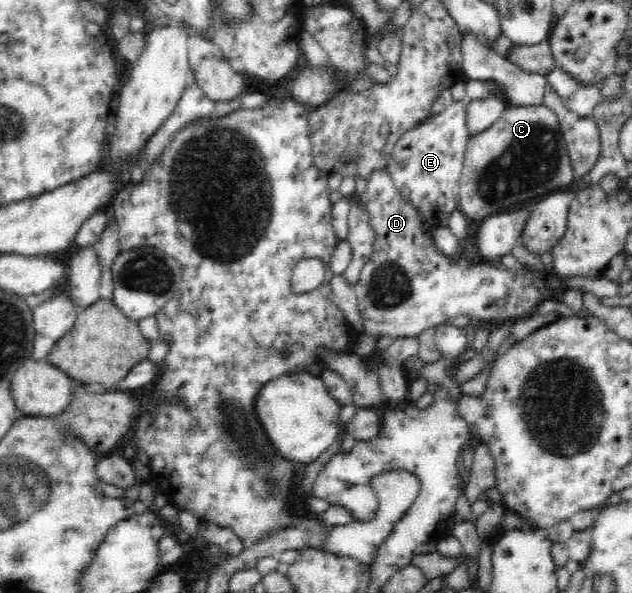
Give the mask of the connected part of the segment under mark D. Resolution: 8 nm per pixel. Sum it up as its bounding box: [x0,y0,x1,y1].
[353,168,546,338]

